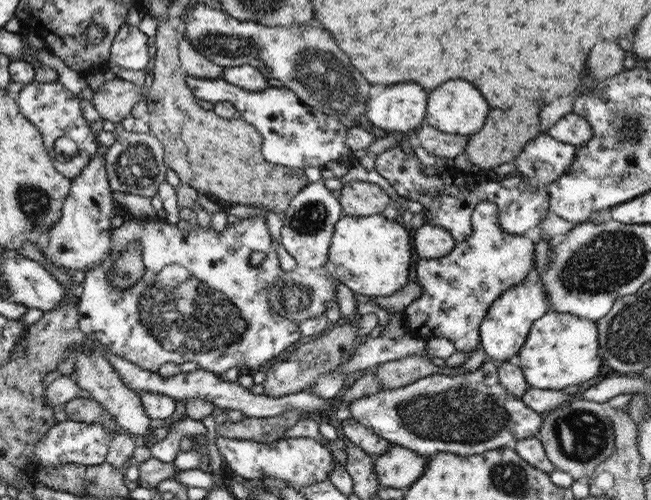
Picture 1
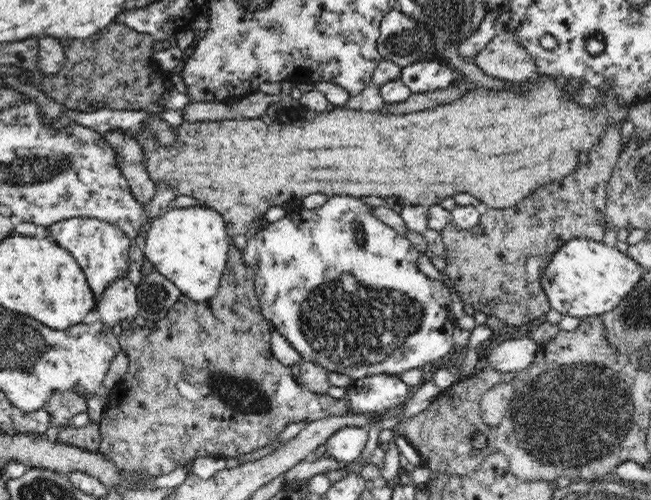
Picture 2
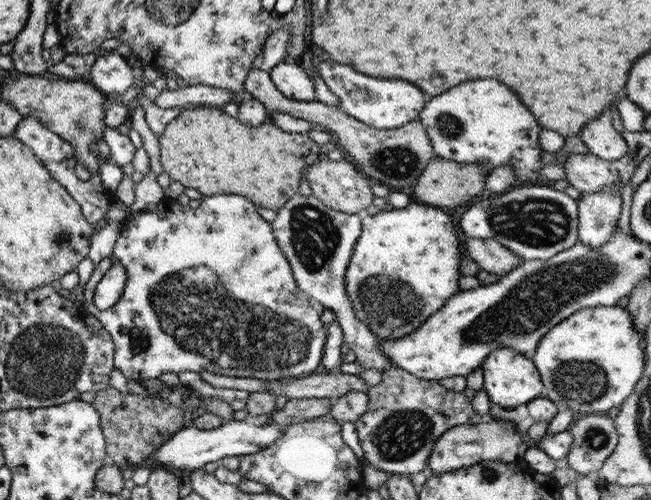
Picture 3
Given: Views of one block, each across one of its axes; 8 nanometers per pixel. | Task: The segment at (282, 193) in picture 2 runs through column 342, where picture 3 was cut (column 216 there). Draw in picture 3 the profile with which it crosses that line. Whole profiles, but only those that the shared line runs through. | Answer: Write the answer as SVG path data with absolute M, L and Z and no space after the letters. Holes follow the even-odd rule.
M186 106L179 116L168 122L157 142L162 172L166 172L172 181L197 190L203 198L213 194L241 194L256 207L263 206L274 212L297 194L302 169L315 163L323 152L303 133L285 133L269 122L257 127L243 125L214 106Z

